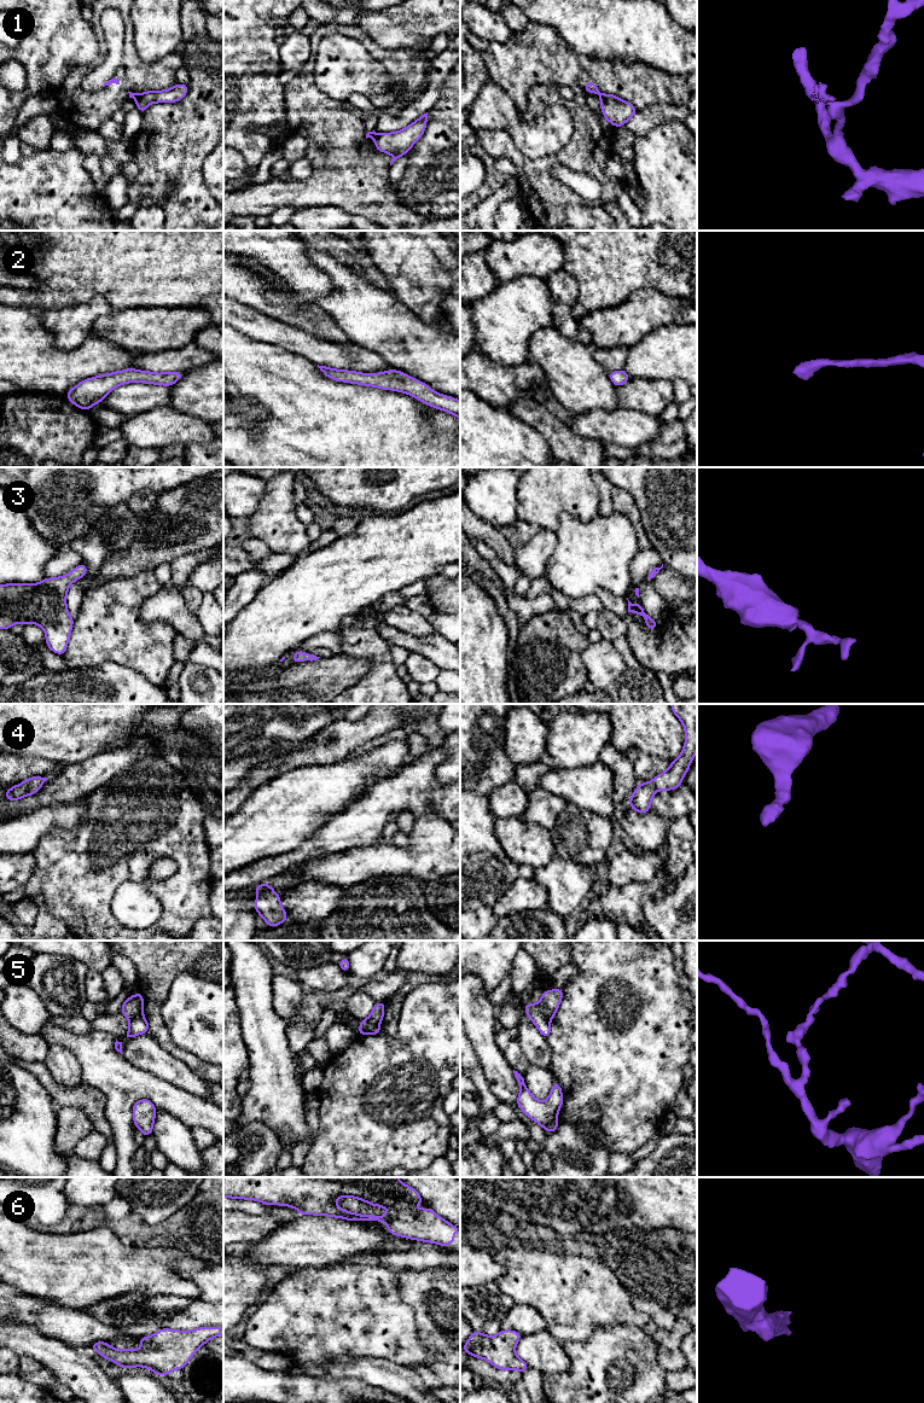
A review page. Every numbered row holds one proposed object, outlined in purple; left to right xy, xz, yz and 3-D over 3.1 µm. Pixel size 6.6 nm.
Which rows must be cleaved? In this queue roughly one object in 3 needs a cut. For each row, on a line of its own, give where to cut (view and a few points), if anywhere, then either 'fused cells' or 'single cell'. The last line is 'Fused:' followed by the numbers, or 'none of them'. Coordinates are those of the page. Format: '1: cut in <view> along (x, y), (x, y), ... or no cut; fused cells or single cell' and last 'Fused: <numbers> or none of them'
1: cut in xy along (139, 94), (134, 98); fused cells
2: no cut; single cell
3: no cut; single cell
4: no cut; single cell
5: cut in yz along (536, 1005), (539, 1011), (550, 1020); fused cells
6: no cut; single cell
Fused: 1, 5

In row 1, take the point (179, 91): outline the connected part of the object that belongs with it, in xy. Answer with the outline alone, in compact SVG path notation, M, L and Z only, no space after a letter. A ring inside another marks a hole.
M176 83L174 87L167 91L147 91L139 94L136 100L136 107L140 110L141 115L145 112L146 107L153 103L175 103L182 99L188 91L188 85Z

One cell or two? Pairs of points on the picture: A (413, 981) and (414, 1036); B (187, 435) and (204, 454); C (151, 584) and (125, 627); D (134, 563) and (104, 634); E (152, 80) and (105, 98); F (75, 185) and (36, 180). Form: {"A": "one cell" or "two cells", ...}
{"A": "two cells", "B": "two cells", "C": "one cell", "D": "two cells", "E": "one cell", "F": "one cell"}

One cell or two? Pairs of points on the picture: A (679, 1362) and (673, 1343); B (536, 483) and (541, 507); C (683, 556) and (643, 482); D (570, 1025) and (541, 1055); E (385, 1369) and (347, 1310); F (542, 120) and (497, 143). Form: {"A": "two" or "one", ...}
{"A": "two", "B": "one", "C": "one", "D": "two", "E": "two", "F": "two"}

